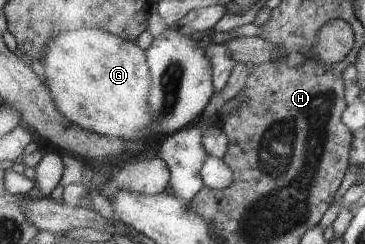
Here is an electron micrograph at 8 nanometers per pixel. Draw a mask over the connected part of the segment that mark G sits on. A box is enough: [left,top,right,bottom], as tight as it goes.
[44,28,153,141]

